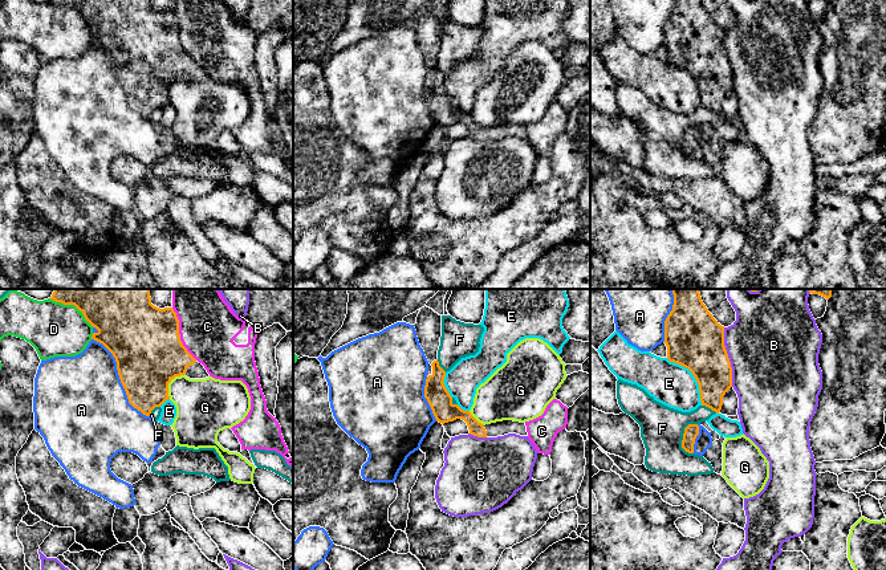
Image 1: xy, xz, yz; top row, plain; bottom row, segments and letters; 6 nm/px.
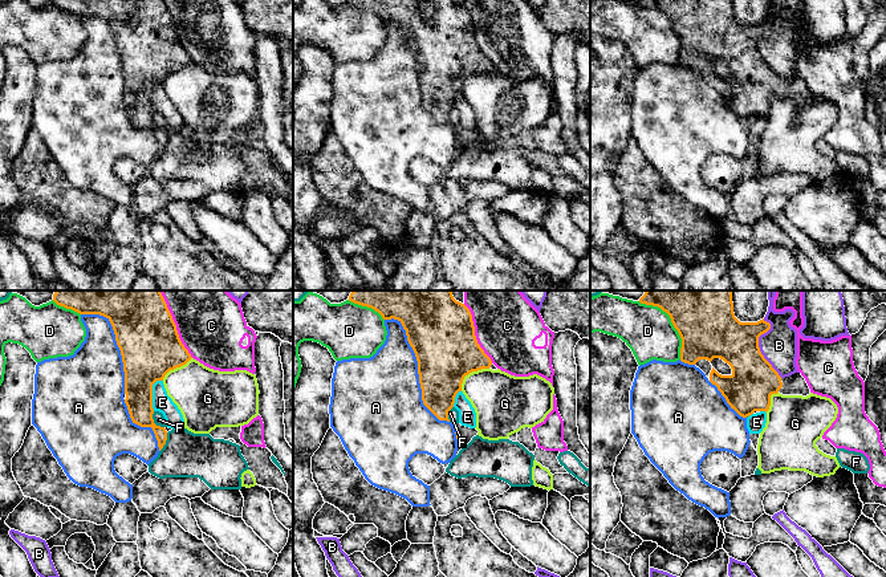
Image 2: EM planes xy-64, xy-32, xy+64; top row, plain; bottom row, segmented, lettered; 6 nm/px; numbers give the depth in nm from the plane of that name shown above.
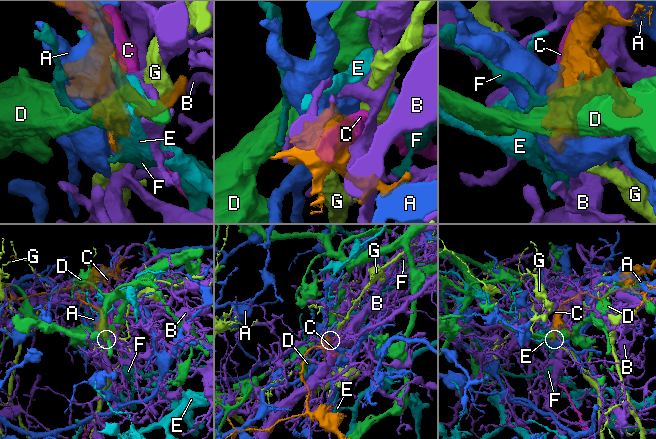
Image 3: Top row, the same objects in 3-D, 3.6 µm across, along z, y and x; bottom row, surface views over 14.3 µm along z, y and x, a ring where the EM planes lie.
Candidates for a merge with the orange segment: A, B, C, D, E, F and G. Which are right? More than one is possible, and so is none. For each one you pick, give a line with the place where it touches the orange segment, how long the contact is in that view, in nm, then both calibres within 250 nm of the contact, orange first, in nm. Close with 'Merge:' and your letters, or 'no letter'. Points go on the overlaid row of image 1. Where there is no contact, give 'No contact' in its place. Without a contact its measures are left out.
Merge: no letter

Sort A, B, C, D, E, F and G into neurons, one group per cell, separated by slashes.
A / B / C / D / E / F / G

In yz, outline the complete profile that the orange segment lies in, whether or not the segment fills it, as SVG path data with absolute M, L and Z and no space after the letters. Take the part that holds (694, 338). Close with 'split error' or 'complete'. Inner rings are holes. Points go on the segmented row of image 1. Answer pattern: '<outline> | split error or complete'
M672 289L672 310L664 321L667 359L688 369L699 384L700 402L720 412L723 396L732 387L732 367L724 346L724 326L708 312L699 289Z | complete

